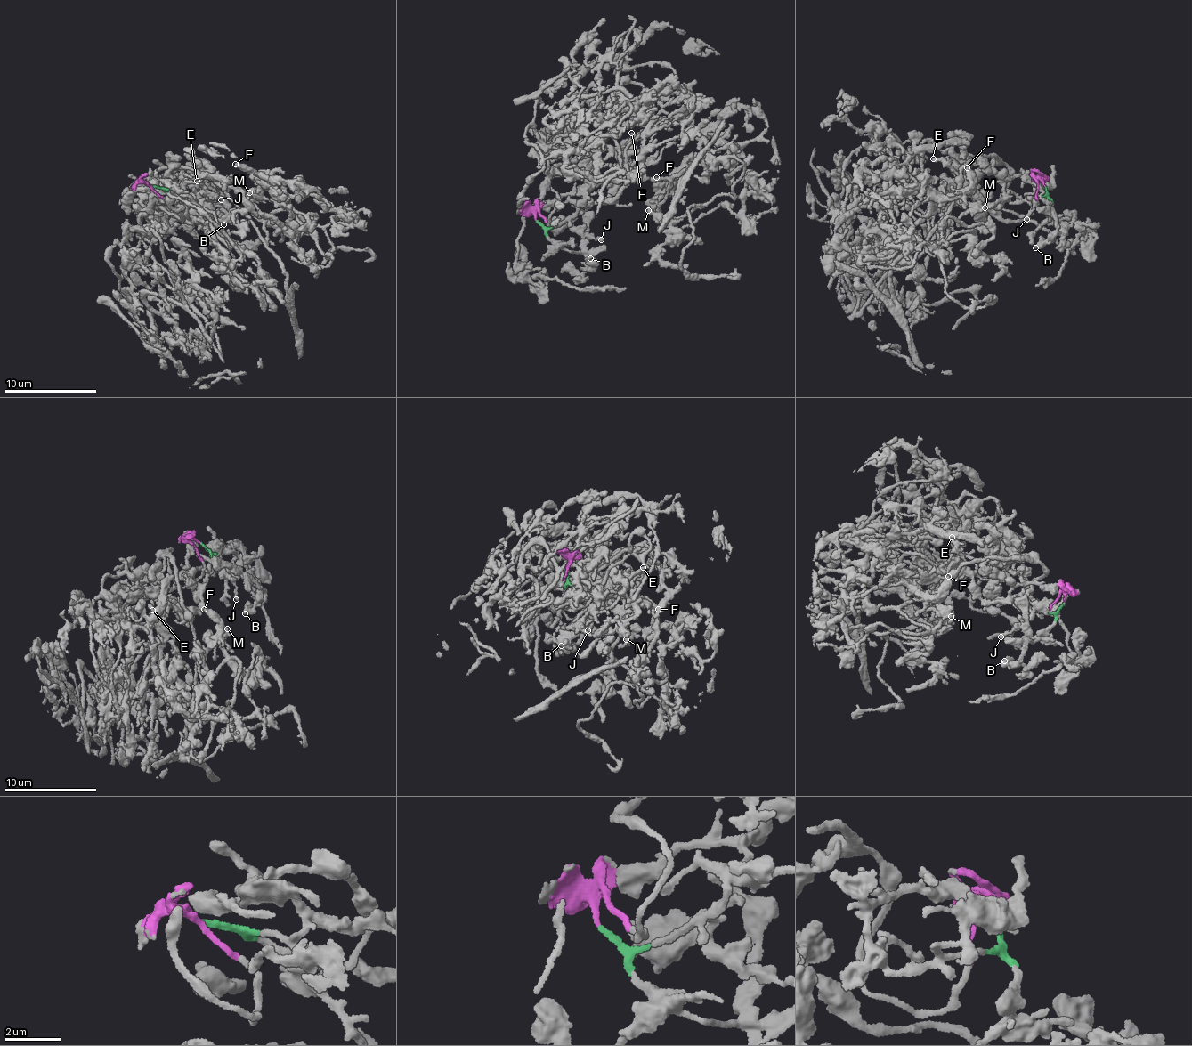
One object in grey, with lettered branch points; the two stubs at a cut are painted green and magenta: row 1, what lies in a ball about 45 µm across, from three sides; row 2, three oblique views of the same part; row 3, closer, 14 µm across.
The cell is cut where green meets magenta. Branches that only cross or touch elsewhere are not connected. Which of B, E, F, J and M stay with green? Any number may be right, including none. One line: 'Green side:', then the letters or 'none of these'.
Green side: B, E, J

